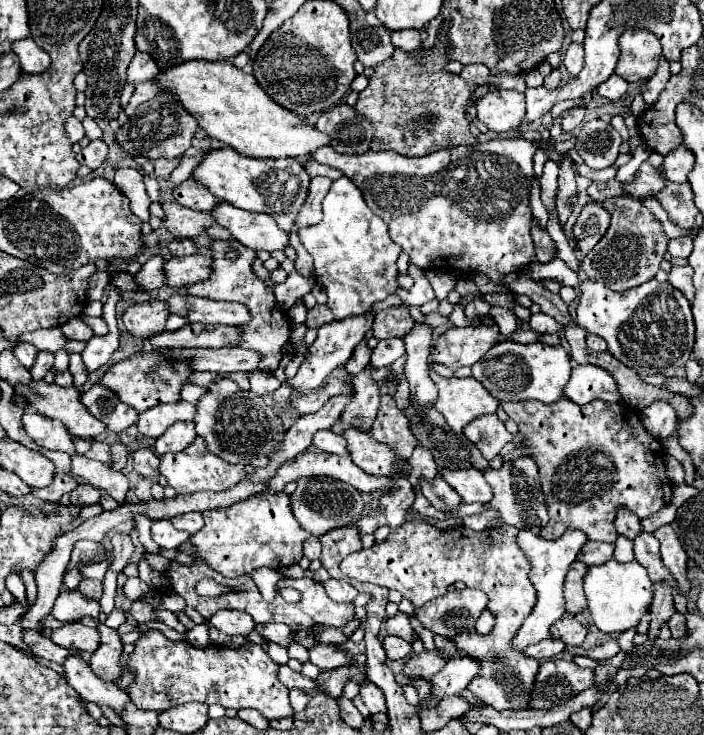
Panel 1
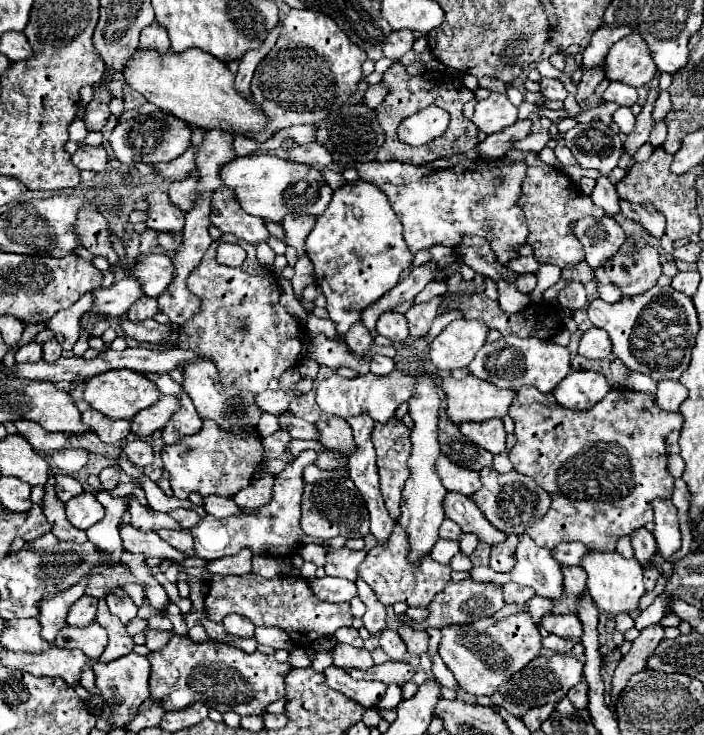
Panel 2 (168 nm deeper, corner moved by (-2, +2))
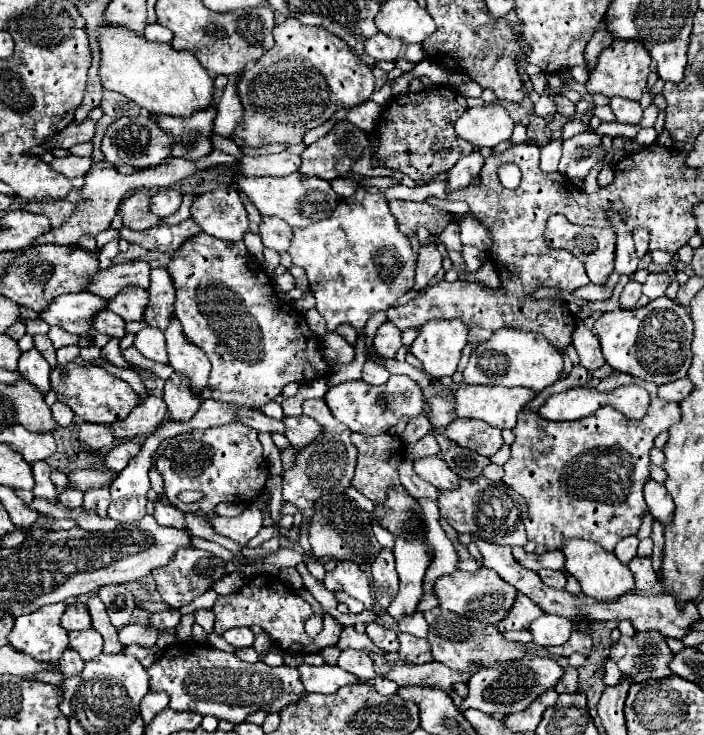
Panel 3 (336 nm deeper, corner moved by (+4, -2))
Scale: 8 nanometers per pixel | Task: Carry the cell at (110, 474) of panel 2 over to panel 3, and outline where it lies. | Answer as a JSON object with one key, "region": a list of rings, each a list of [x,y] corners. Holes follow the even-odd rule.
{"region":[[[92,489],[92,491],[86,491],[84,503],[82,503],[84,509],[96,511],[100,517],[106,517],[108,505],[110,505],[110,493],[108,493],[108,489]]]}

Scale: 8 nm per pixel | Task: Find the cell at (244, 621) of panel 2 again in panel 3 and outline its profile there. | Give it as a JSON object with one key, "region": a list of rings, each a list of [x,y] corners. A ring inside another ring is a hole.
{"region":[[[234,627],[234,629],[228,629],[224,635],[222,635],[230,645],[234,645],[236,649],[240,647],[250,647],[254,643],[254,633],[250,627]]]}

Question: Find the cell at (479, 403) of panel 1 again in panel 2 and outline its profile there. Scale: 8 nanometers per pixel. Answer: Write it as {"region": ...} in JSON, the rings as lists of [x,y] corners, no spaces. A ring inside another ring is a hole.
{"region":[[[474,375],[464,379],[442,379],[440,387],[446,393],[446,413],[456,425],[504,417],[516,395],[514,391],[498,389]]]}

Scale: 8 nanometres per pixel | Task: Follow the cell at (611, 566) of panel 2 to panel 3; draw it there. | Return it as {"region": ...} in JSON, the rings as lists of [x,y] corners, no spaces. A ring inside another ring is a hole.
{"region":[[[584,539],[564,541],[564,547],[560,551],[566,557],[564,569],[578,579],[578,583],[582,585],[582,591],[588,597],[594,597],[594,599],[600,599],[600,601],[608,601],[608,599],[616,599],[616,597],[620,597],[620,595],[630,593],[630,591],[636,589],[634,587],[634,577],[632,577],[628,565],[620,563],[614,553],[604,551],[594,541],[584,541]]]}

